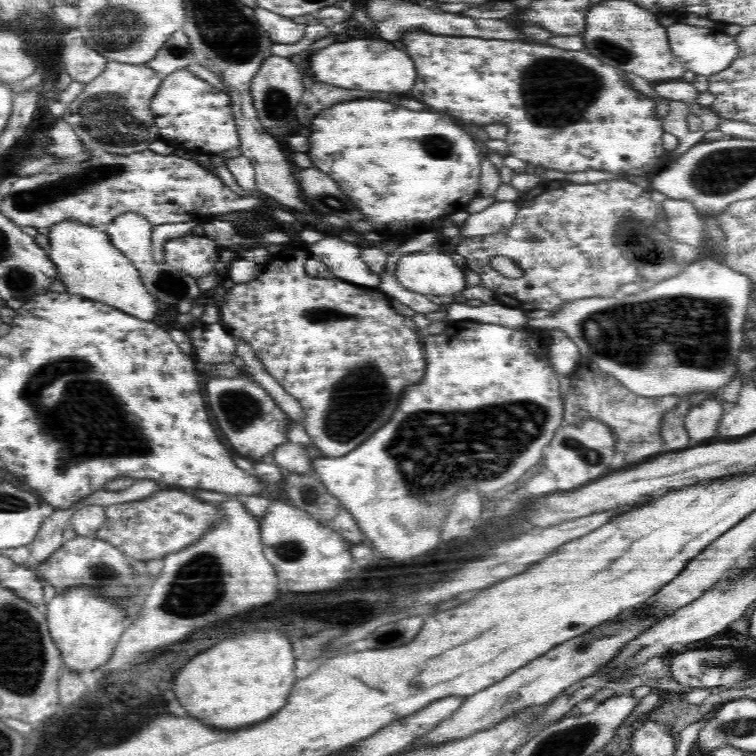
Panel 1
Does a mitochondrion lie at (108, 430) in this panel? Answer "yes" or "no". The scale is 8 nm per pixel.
yes

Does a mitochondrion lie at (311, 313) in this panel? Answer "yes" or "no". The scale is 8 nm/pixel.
yes

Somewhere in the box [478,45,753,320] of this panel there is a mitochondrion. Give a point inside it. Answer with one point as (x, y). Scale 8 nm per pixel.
(557, 92)

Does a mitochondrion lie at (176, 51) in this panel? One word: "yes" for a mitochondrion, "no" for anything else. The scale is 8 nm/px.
yes

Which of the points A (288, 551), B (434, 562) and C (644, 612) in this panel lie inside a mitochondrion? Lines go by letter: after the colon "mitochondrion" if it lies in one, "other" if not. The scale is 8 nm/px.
A: mitochondrion
B: other
C: other

